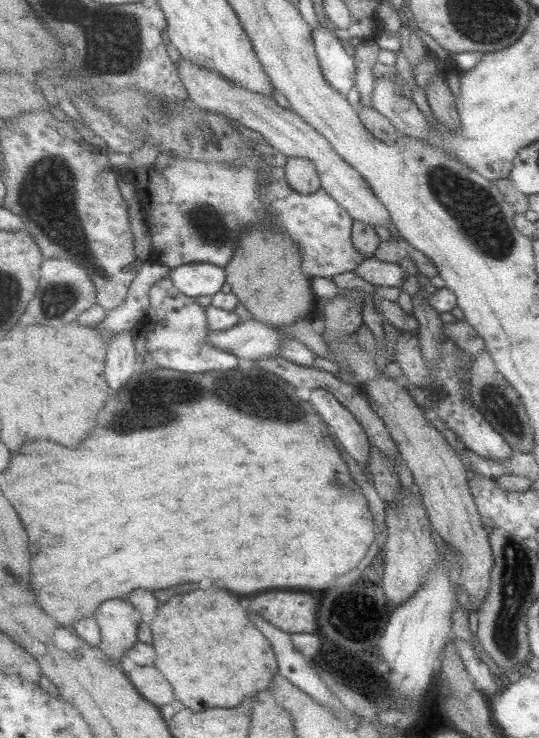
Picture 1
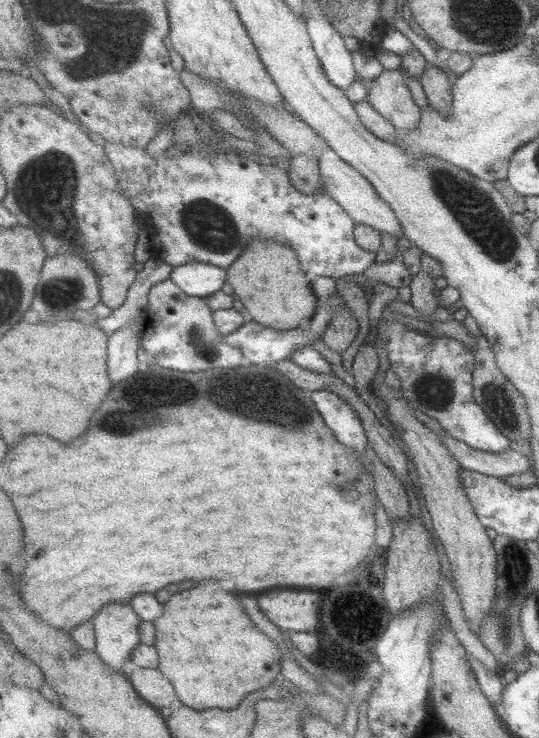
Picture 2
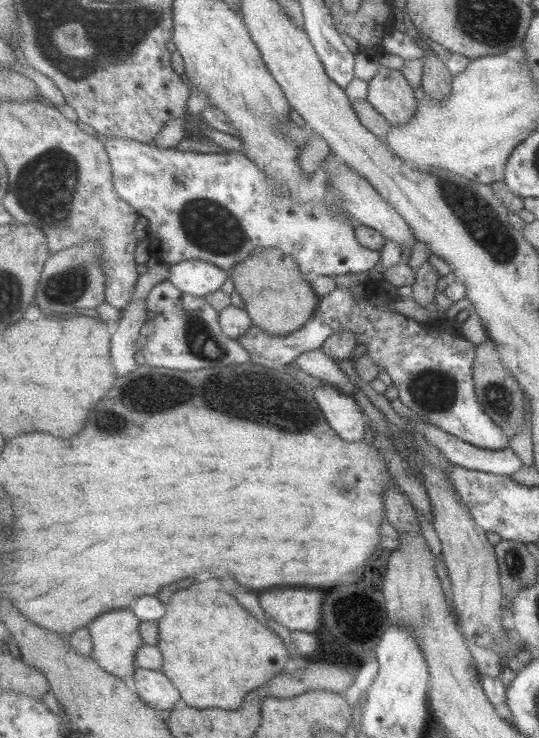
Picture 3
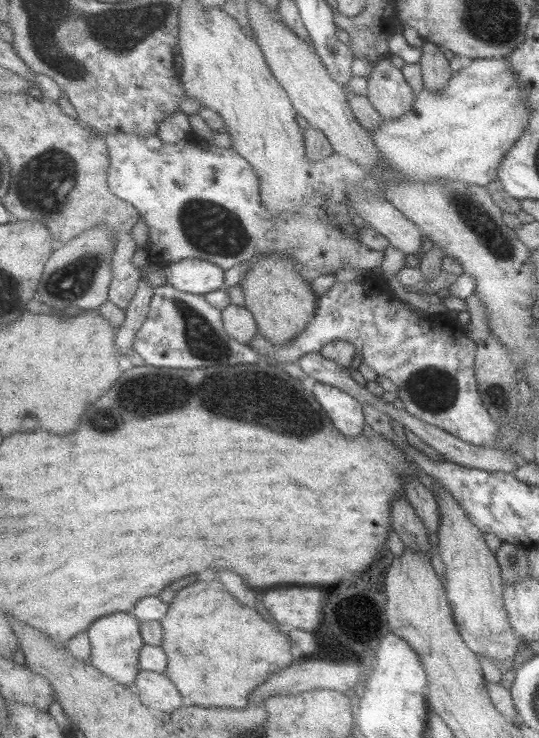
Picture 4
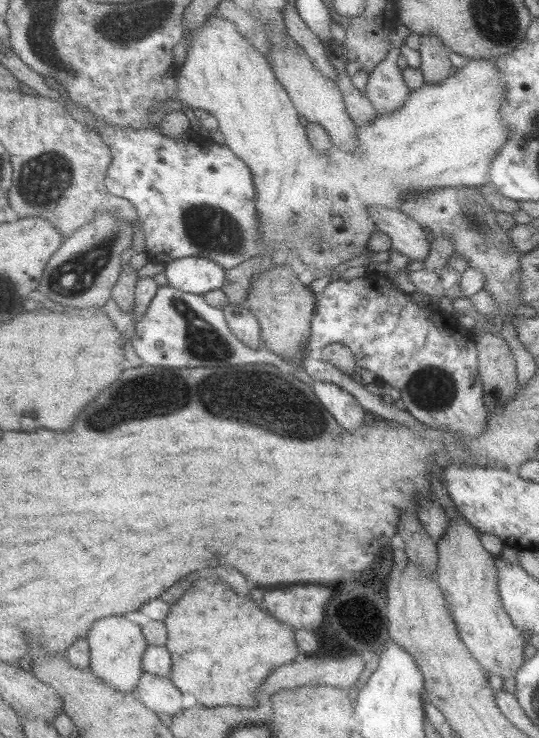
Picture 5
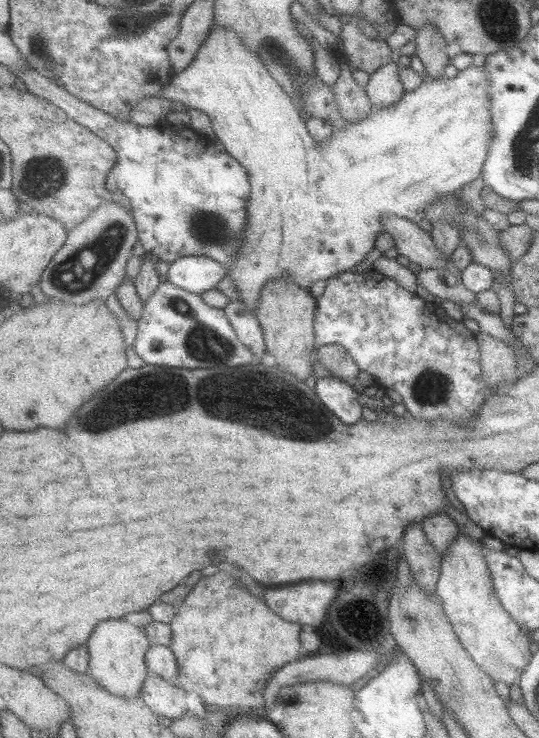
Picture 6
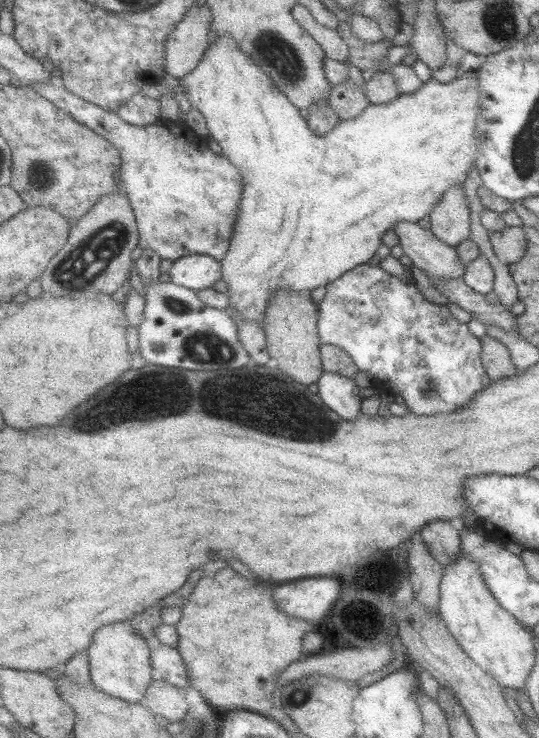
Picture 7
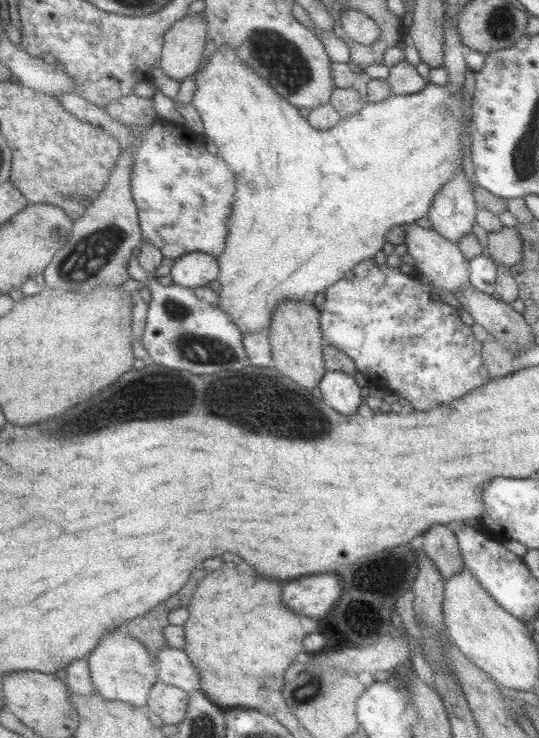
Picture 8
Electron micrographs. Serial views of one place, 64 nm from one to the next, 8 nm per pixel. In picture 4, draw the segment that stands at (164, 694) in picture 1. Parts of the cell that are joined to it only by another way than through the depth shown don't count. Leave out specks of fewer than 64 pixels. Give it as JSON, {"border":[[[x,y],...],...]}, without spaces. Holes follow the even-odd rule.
{"border":[[[141,669],[133,687],[149,708],[171,714],[183,704],[181,691],[166,673]]]}

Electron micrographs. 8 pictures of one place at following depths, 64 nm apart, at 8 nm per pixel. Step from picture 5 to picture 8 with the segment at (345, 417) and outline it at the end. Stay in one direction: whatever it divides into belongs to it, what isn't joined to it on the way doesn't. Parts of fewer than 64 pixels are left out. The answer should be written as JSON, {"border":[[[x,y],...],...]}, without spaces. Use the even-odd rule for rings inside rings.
{"border":[[[329,371],[318,387],[324,401],[345,416],[355,414],[364,404],[363,388],[353,374]]]}

